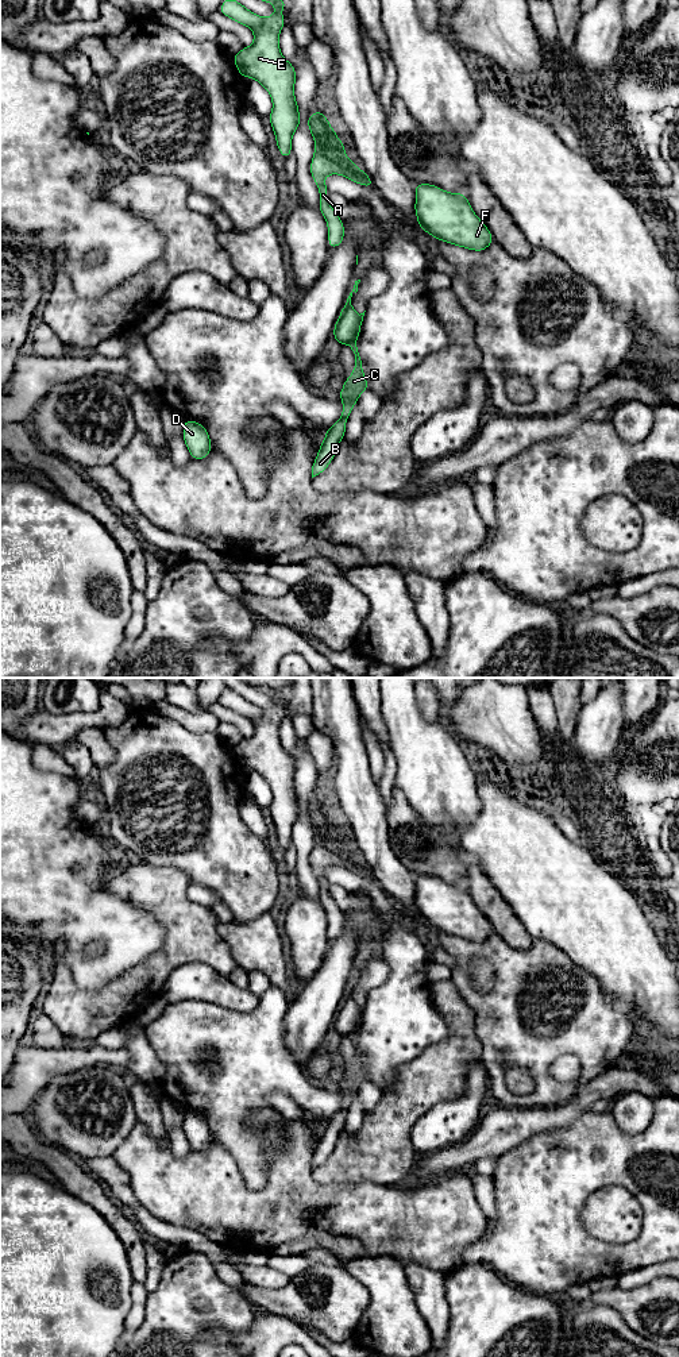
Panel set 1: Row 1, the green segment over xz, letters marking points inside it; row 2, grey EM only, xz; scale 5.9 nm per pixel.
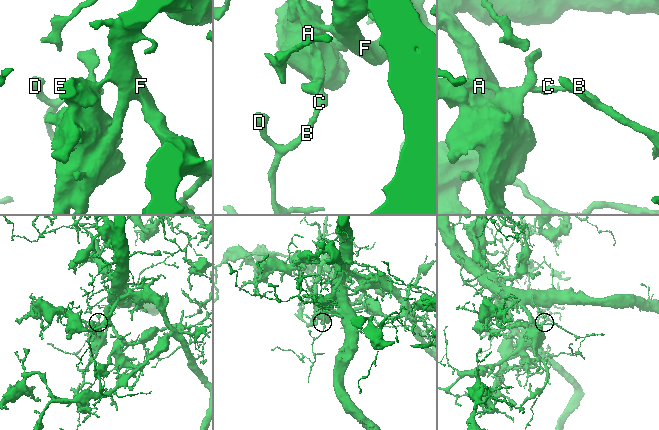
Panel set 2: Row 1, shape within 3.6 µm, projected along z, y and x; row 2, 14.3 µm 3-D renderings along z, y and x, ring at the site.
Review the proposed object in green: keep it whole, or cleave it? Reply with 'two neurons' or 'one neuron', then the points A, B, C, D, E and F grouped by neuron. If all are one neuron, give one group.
two neurons; groups A B C D F / E

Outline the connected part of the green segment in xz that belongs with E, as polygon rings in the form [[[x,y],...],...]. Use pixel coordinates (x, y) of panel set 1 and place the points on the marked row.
[[[262,0],[275,8],[275,14],[262,19],[258,28],[251,28],[254,42],[234,57],[242,77],[256,80],[271,96],[269,115],[278,151],[288,159],[292,154],[292,138],[300,126],[300,111],[294,97],[296,69],[279,50],[279,32],[286,24],[282,9],[286,0]]]

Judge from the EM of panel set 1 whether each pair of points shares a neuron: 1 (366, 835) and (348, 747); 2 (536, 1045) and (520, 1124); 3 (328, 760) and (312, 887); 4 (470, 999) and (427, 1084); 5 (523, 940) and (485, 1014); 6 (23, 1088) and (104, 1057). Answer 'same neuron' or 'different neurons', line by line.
1: same neuron
2: different neurons
3: different neurons
4: different neurons
5: different neurons
6: same neuron

